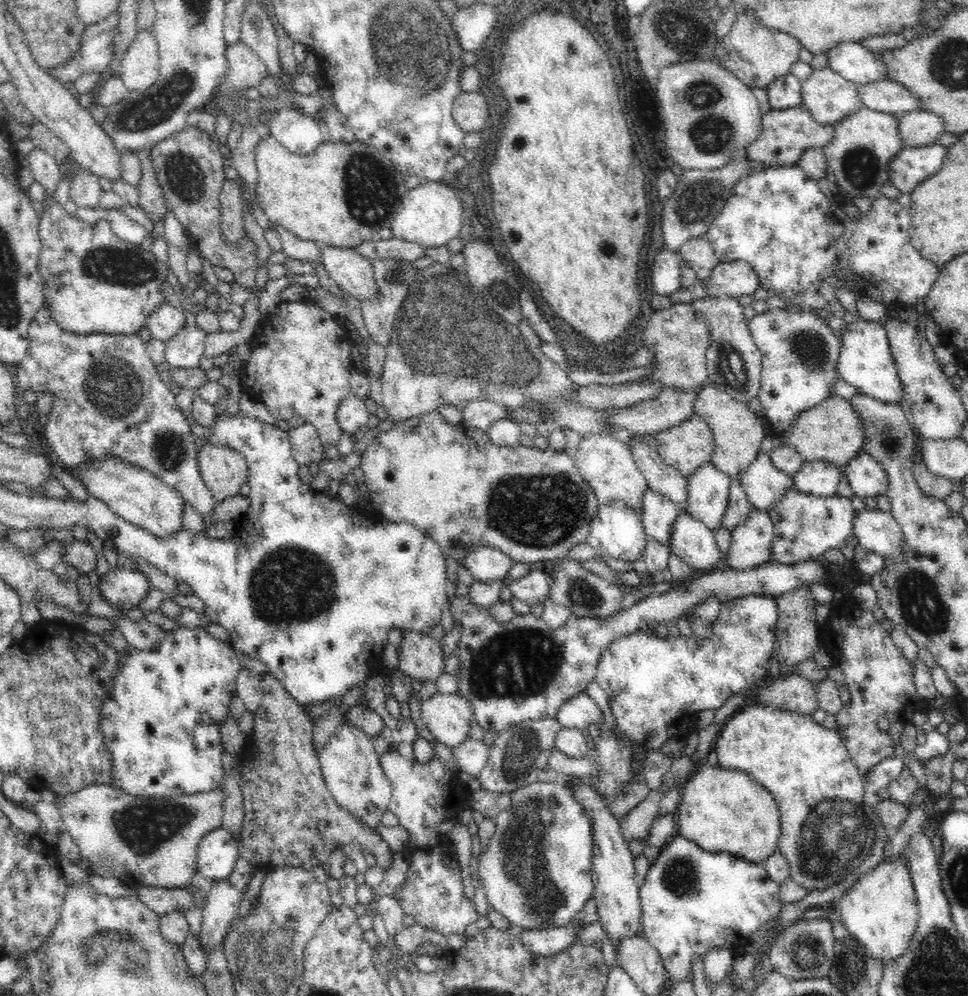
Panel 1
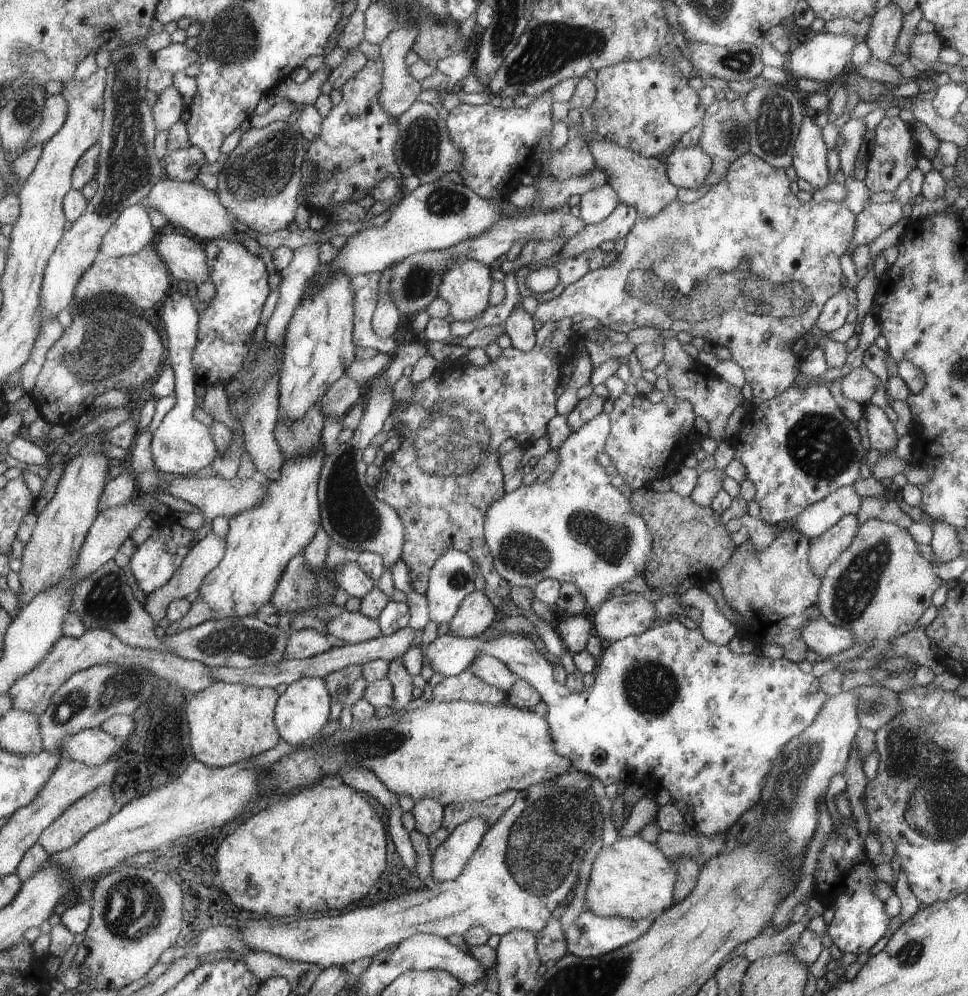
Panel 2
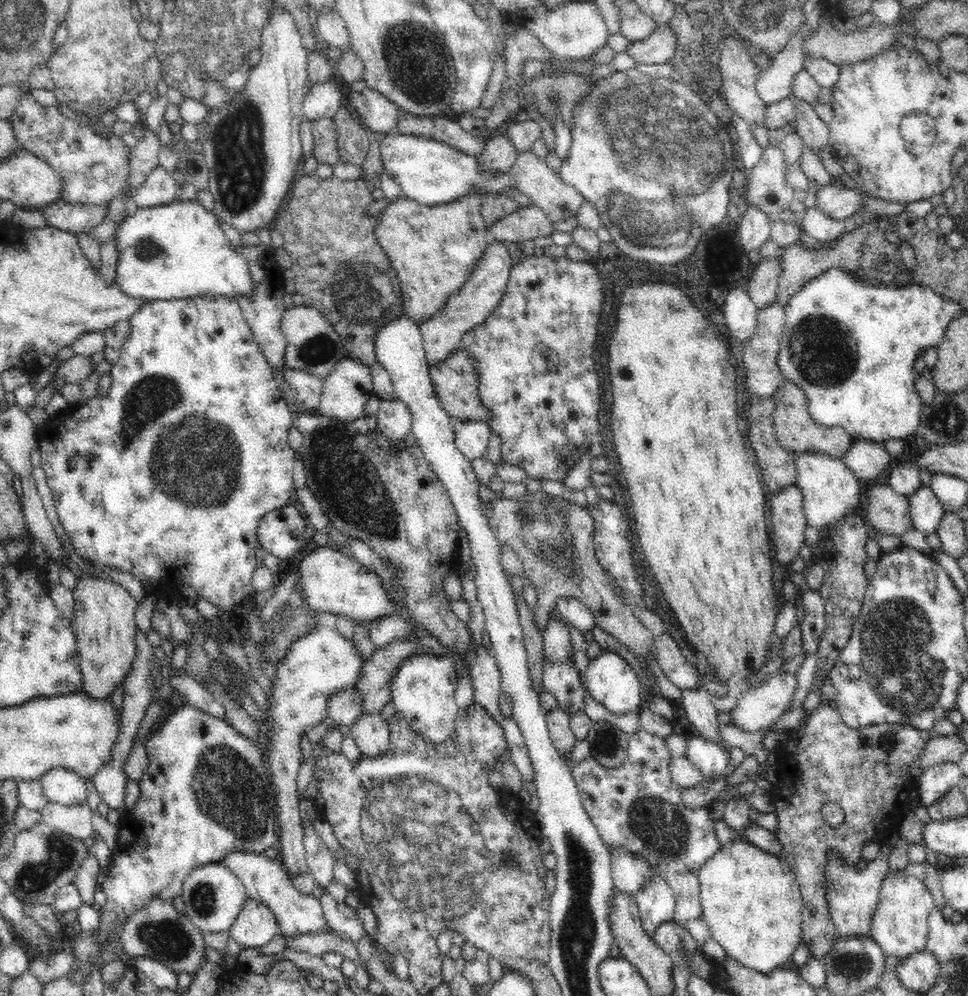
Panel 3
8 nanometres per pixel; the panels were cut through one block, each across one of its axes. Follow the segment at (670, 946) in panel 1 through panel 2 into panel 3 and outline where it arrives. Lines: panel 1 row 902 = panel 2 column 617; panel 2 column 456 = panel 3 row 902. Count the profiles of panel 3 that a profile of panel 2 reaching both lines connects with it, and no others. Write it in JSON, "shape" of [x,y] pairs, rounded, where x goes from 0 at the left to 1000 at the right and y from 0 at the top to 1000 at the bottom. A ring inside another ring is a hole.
{"shape":[[[675,874],[671,886],[667,886],[667,890],[663,890],[655,898],[655,902],[658,905],[663,932],[675,944],[676,934],[682,928],[695,924],[697,913],[695,894],[690,890],[688,883]]]}

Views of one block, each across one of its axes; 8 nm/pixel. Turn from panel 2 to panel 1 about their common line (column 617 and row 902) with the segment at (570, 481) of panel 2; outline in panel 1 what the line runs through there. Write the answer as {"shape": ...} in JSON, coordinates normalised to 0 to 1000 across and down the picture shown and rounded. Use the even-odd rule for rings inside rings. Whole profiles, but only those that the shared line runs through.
{"shape":[[[580,781],[548,786],[527,796],[527,807],[512,819],[513,829],[504,849],[494,859],[494,880],[504,902],[503,908],[519,918],[533,933],[583,933],[613,903],[613,832],[610,822],[594,803],[590,791]]]}

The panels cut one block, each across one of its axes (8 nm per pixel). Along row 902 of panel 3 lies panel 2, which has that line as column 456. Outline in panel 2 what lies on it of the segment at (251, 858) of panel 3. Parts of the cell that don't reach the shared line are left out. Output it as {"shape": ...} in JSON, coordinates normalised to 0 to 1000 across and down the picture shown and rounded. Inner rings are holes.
{"shape":[[[472,260],[460,267],[452,297],[464,305],[470,322],[488,322],[504,311],[509,285],[505,267],[490,260]]]}

